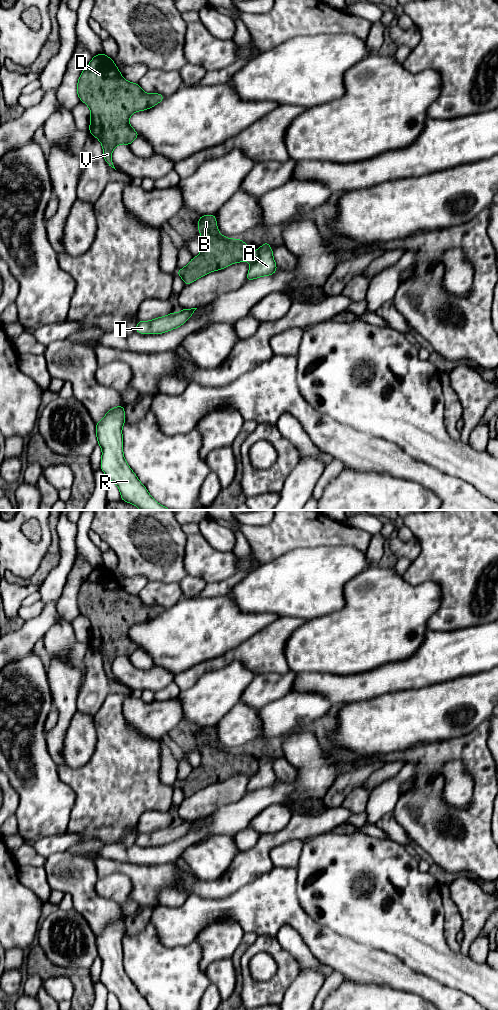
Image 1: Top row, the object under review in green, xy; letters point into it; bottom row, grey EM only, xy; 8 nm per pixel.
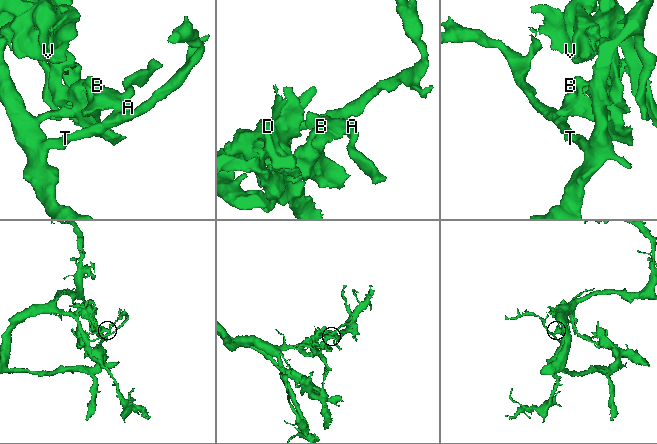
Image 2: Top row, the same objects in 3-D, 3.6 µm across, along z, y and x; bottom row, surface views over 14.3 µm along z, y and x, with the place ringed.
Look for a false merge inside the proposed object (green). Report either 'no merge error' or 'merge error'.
merge error

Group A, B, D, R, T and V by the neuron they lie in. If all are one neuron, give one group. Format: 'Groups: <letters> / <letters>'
Groups: A R T / B D V

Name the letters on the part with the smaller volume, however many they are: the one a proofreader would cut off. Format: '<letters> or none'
B, D, V

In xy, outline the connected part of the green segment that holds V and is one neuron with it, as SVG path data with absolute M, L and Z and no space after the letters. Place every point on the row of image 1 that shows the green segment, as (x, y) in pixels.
M104 53L94 56L82 71L77 94L91 111L89 132L100 141L104 159L114 169L111 155L115 147L130 145L139 136L129 124L130 116L164 99L159 93L145 93L138 83L125 80Z

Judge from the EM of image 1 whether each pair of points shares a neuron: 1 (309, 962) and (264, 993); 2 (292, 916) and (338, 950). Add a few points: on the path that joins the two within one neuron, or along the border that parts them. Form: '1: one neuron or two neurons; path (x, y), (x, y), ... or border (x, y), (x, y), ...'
1: two neurons; border (285, 950), (296, 961), (300, 971)
2: one neuron; path (303, 924), (327, 946)

